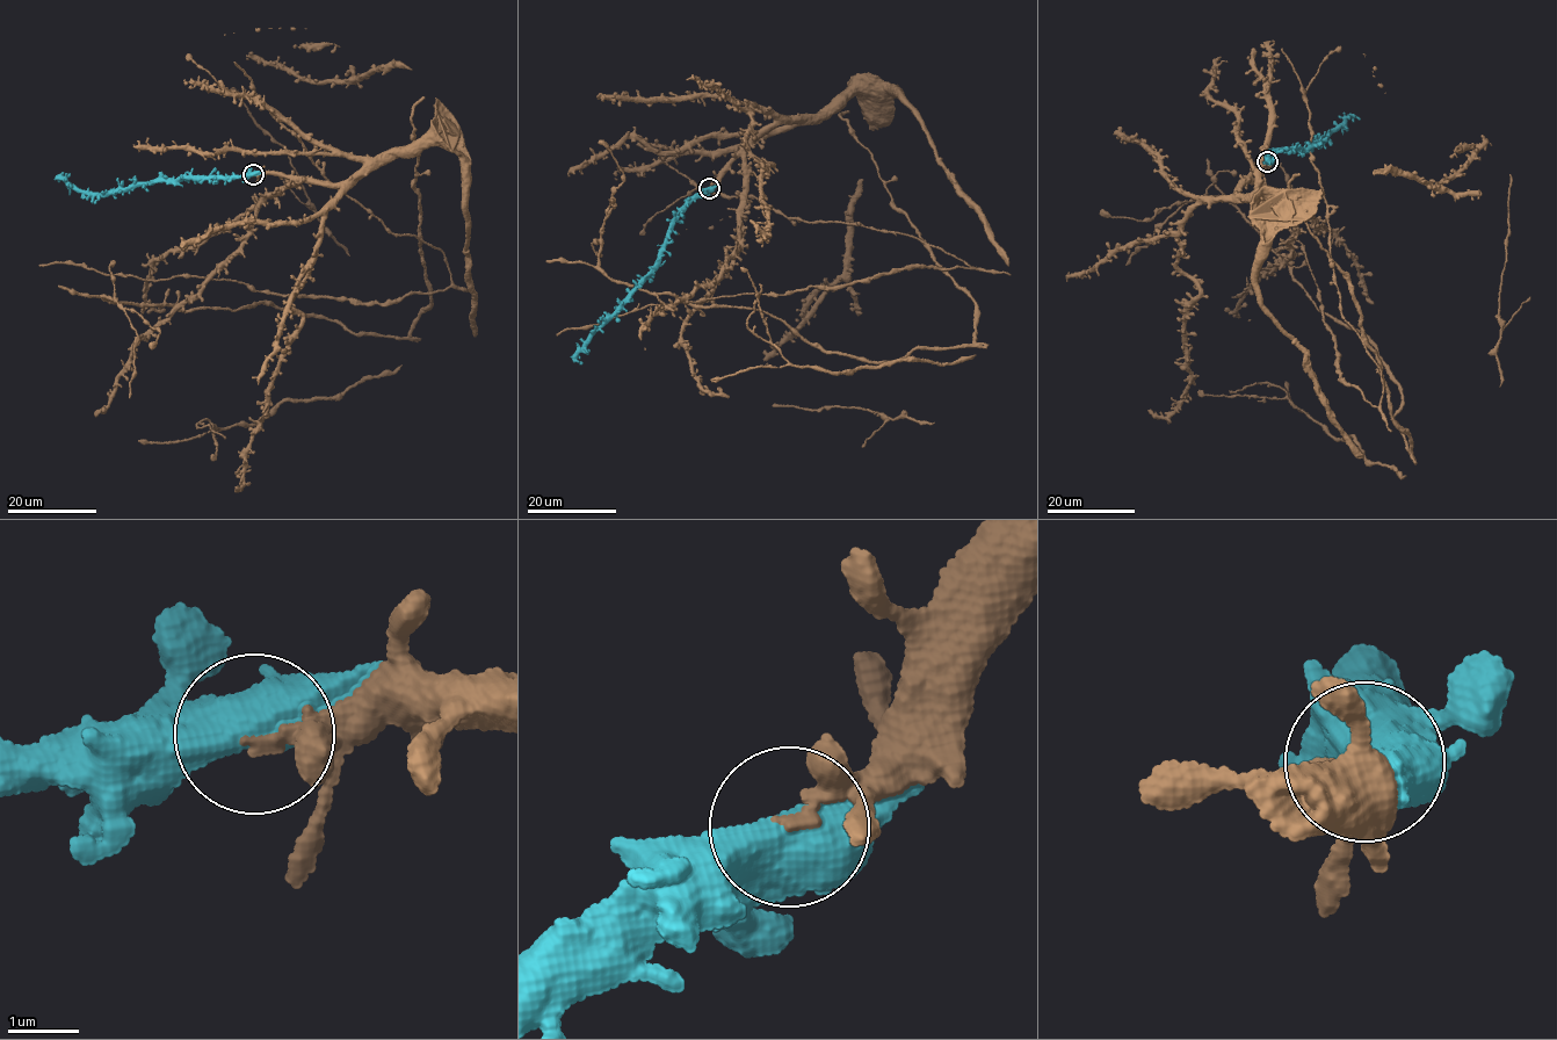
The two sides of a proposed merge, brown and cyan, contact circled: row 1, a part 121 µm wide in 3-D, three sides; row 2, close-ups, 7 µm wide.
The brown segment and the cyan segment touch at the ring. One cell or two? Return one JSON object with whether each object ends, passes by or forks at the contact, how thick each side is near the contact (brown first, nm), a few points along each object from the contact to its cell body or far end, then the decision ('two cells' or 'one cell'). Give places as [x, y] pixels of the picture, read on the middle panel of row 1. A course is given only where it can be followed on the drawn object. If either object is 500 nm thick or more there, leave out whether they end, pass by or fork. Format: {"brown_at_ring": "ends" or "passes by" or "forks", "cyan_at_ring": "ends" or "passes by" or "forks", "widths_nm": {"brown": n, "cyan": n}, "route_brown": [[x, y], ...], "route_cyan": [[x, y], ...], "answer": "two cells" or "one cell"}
{"widths_nm": {"brown": 220, "cyan": 600}, "route_brown": [[709, 187], [740, 157], [743, 244], [683, 300], [869, 361], [972, 344], [933, 246], [978, 268], [557, 336]], "route_cyan": [[709, 188], [690, 199], [652, 267], [591, 336], [577, 355], [583, 363]], "answer": "one cell"}

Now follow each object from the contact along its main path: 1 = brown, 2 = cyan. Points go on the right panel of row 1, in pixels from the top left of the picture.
1: (1267, 163), (1276, 261), (1376, 348), (1410, 452), (1375, 353), (1377, 406), (1337, 370), (1281, 164)
2: (1268, 161), (1265, 158), (1279, 149), (1298, 145), (1305, 147), (1344, 127), (1348, 118), (1360, 118)

